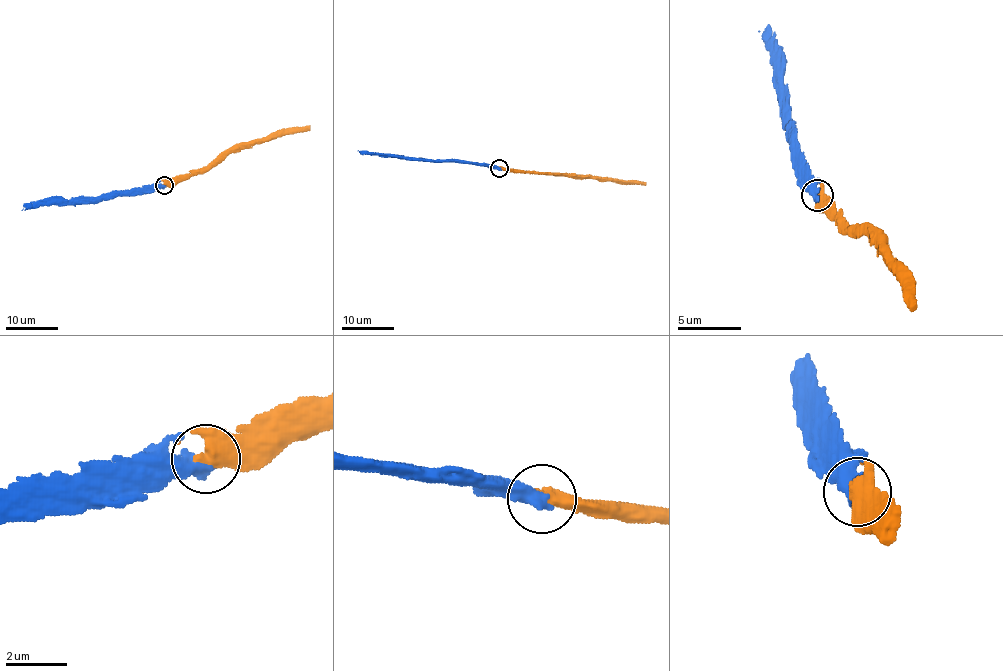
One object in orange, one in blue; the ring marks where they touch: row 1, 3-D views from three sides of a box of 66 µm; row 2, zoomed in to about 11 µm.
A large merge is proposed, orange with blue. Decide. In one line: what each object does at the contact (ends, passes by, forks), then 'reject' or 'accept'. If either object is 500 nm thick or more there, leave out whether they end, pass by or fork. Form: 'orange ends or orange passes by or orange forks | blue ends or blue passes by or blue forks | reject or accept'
accept

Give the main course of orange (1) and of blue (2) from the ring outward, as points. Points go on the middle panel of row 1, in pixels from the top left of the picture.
1: (499, 168), (645, 183)
2: (499, 168), (380, 156), (358, 150)

